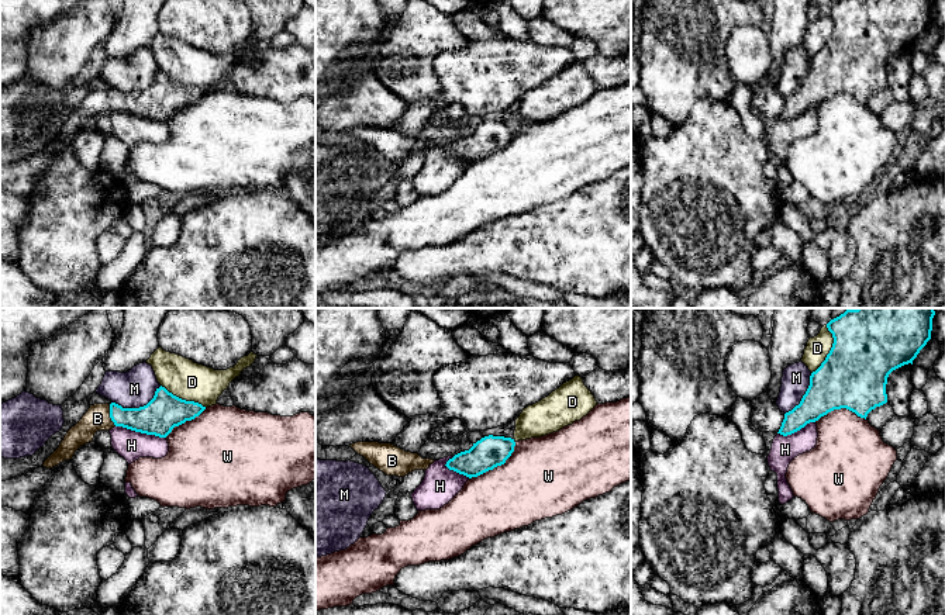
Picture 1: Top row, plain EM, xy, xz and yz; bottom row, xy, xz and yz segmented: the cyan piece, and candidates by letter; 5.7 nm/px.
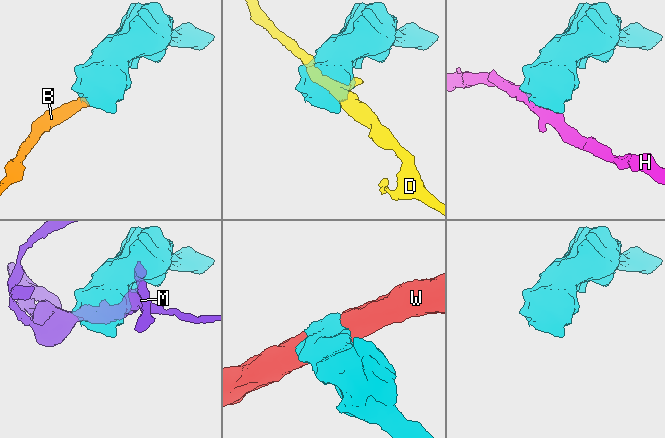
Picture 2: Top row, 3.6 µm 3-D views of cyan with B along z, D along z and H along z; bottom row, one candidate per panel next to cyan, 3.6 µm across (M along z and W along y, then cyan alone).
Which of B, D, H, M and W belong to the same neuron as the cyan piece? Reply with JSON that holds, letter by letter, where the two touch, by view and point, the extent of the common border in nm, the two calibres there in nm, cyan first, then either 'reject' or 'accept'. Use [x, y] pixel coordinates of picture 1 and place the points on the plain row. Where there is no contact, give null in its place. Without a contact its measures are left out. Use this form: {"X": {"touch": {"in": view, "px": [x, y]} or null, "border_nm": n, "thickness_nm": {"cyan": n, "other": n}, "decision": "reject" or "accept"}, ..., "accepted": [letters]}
{"B": {"touch": {"in": "xy", "px": [110, 100]}, "border_nm": 130, "thickness_nm": {"cyan": 190, "other": 140}, "decision": "accept"}, "D": {"touch": {"in": "yz", "px": [831, 34]}, "border_nm": 300, "thickness_nm": {"cyan": 380, "other": 130}, "decision": "reject"}, "H": {"touch": {"in": "xy", "px": [141, 117]}, "border_nm": 300, "thickness_nm": {"cyan": 200, "other": 170}, "decision": "reject"}, "M": {"touch": {"in": "xy", "px": [140, 92]}, "border_nm": 300, "thickness_nm": {"cyan": 200, "other": 220}, "decision": "reject"}, "W": {"touch": {"in": "xz", "px": [496, 151]}, "border_nm": 340, "thickness_nm": {"cyan": 180, "other": 420}, "decision": "reject"}, "accepted": ["B"]}

